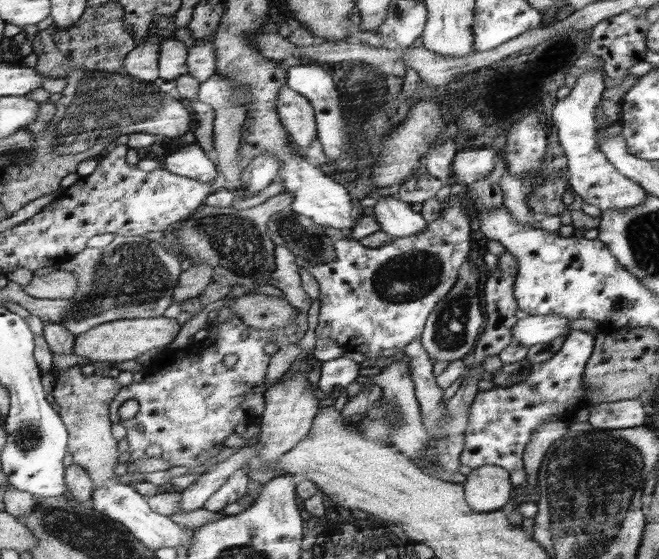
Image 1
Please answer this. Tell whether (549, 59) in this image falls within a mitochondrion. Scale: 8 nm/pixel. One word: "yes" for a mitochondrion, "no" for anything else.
no

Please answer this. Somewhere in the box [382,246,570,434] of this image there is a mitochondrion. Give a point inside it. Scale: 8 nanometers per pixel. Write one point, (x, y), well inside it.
(449, 331)

